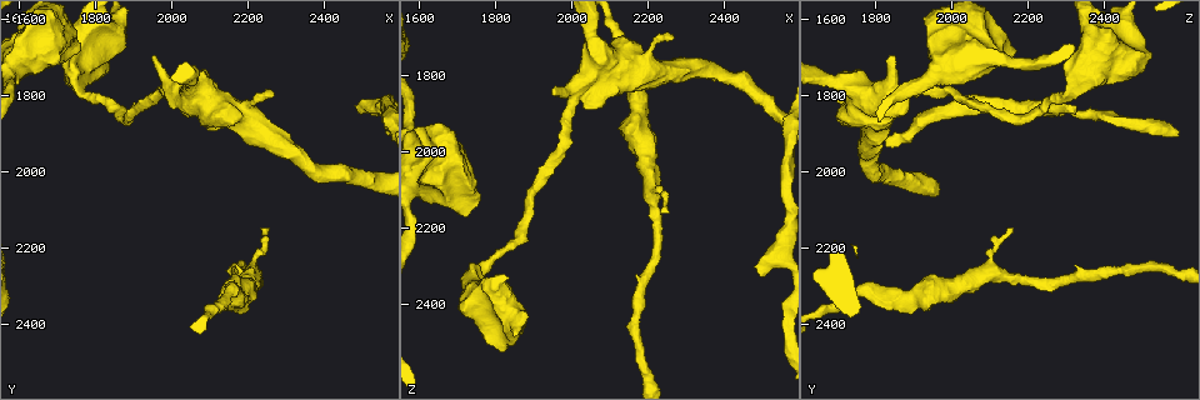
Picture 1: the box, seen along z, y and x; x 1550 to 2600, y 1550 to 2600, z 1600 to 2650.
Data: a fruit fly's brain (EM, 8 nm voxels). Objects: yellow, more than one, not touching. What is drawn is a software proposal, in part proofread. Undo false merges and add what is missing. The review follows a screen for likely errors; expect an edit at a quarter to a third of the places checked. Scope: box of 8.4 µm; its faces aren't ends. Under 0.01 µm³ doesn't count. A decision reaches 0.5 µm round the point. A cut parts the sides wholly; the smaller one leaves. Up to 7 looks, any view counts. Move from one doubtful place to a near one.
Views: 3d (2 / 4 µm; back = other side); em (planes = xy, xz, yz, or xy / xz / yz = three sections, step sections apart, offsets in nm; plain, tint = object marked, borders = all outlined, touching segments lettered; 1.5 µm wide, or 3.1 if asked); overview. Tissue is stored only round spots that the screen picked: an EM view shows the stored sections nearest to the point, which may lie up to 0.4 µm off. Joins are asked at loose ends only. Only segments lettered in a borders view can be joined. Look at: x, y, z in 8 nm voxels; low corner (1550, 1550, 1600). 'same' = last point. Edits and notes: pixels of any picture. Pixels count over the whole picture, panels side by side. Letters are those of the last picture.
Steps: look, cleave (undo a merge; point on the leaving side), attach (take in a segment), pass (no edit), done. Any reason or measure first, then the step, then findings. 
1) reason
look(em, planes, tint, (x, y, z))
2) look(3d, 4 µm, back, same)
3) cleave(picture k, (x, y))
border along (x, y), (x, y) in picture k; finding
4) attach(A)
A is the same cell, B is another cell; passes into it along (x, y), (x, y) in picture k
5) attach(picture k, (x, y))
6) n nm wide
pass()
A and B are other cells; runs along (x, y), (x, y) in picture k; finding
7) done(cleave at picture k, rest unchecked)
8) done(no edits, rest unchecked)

free end
look(3d, 2 µm, (2265, 1790, 1700))

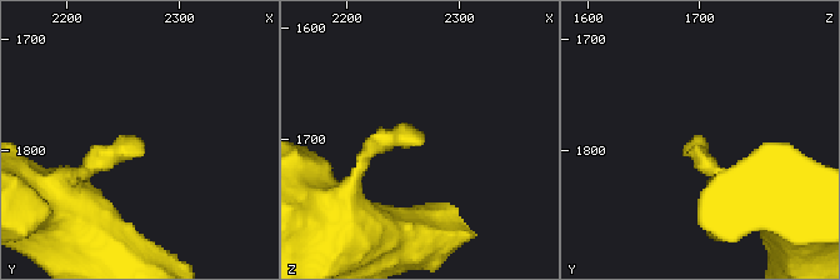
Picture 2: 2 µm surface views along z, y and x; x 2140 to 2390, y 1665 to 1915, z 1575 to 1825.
look(em, yz, step 4, borders, (2266, 1792, 1706))

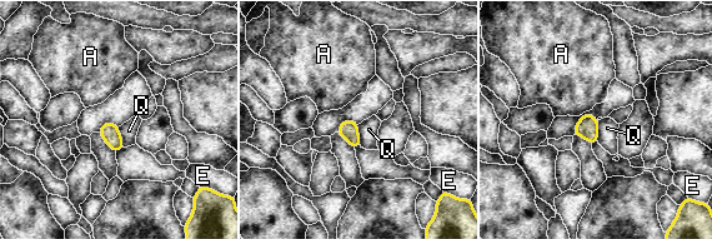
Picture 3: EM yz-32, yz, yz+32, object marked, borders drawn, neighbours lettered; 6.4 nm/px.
cut it another way
look(em, planes, borders, same)

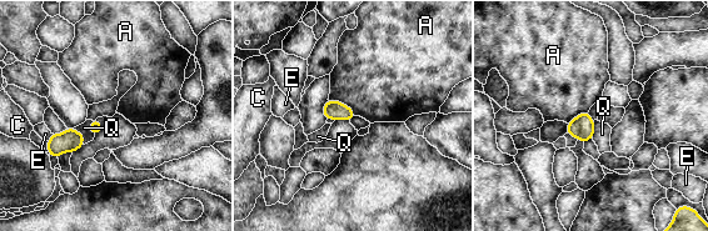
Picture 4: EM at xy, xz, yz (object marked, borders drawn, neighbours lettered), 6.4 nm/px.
pass()
A, C, E and Q are other cells; border along (328, 99), (342, 101), (355, 115) in picture 4; none of them fits

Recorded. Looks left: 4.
tapers out
look(em, xz, step 4, tint, (2250, 2145, 2160))

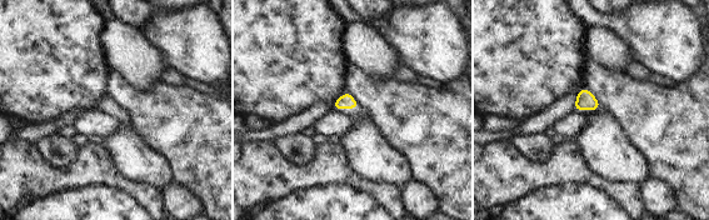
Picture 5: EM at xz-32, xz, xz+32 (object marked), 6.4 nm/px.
look(em, planes, borders, same)

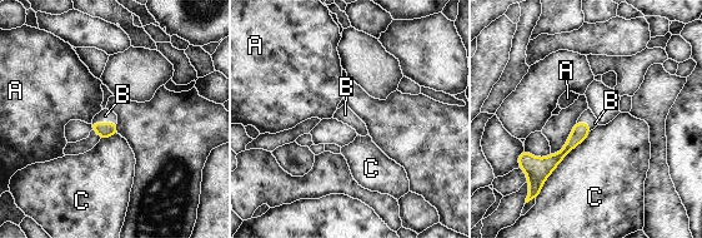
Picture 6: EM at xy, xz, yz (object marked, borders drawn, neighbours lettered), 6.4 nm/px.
100 nm wide
attach(picture 6, (105, 115))
B is the same cell, A and C are other cells; passes into it along (105, 130), (105, 123), (105, 115) in picture 6; it goes on there

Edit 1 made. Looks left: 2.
stops while still wide
look(em, 3.1 µm, yz, step 16, borders, (2495, 1845, 2310))

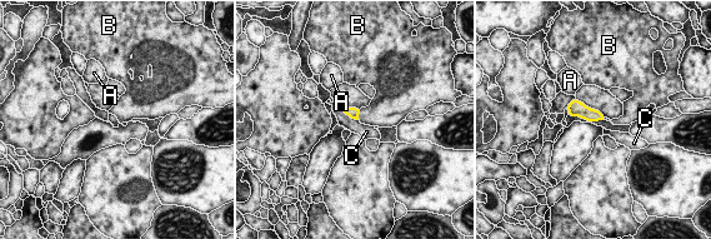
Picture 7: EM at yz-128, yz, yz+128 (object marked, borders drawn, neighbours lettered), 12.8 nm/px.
another direction
look(em, 3.1 µm, planes, borders, same)

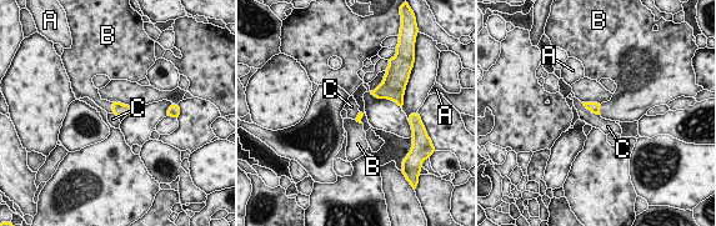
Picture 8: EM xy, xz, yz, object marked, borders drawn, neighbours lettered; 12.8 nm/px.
attach(picture 8, (617, 109))
B is the same cell, A and C are other cells; the neuron continues

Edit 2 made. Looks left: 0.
done(attach at picture 6, attach at picture 8, rest unchecked)

